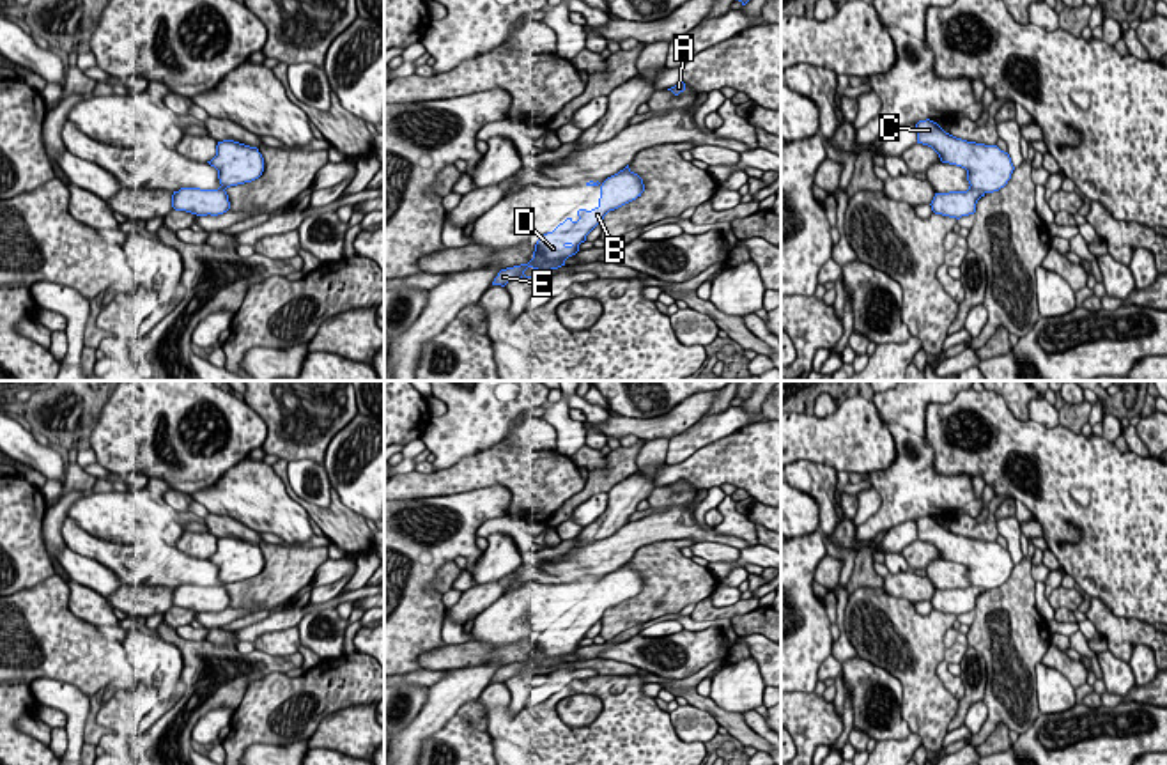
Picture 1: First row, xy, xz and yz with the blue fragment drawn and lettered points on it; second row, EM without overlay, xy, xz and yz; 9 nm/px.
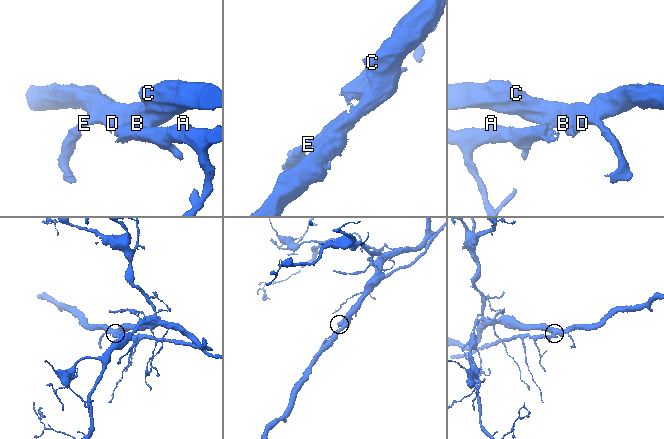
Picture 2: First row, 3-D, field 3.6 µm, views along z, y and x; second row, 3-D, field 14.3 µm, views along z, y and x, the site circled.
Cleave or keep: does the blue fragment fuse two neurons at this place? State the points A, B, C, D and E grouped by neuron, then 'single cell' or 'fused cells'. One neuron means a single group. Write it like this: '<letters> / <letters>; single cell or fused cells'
A / B C D E; fused cells

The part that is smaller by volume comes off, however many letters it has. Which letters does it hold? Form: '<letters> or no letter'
A

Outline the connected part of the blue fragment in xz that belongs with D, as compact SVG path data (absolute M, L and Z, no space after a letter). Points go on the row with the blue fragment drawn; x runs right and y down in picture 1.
M627 165L602 182L599 205L595 209L579 209L577 221L567 218L553 232L544 234L535 244L533 259L528 264L501 269L492 285L505 287L512 280L535 278L524 274L528 267L551 271L565 266L565 260L579 251L579 244L586 241L586 236L597 225L602 223L609 211L636 200L643 191L643 179Z

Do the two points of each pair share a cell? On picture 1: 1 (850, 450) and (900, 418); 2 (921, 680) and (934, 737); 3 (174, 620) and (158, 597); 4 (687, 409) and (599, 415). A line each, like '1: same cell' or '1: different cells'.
1: different cells
2: same cell
3: different cells
4: different cells

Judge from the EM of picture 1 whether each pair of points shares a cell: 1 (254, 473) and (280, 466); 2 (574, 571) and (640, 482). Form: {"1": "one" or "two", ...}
{"1": "two", "2": "two"}

